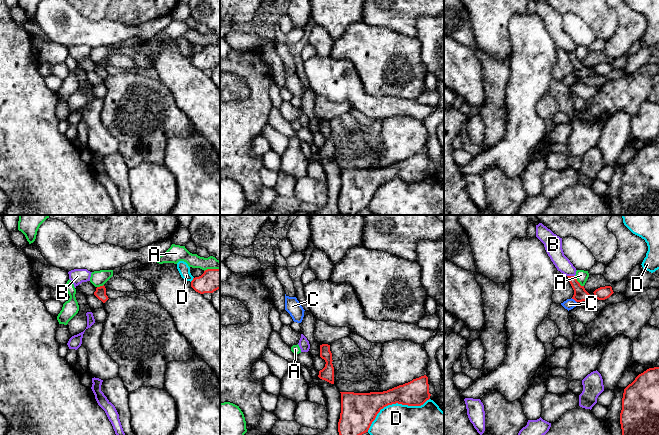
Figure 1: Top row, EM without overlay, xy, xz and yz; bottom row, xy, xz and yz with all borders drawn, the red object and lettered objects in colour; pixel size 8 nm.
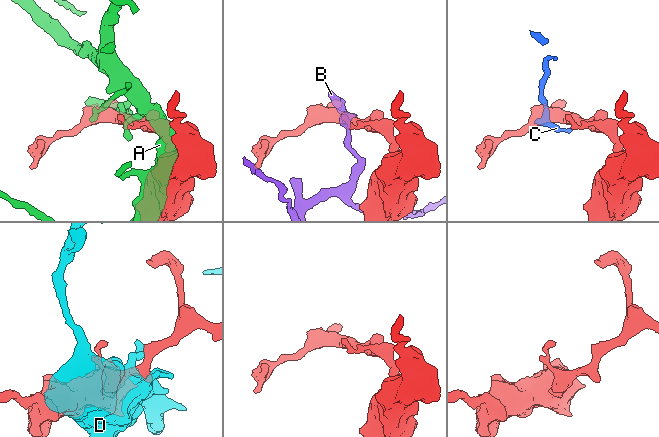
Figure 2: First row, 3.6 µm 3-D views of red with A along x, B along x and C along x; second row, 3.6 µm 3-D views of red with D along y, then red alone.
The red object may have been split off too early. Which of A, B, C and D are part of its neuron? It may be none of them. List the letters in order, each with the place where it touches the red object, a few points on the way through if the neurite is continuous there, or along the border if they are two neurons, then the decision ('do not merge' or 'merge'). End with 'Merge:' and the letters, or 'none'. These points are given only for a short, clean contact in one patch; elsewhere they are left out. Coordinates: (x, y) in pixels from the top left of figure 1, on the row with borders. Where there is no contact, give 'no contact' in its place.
A: meets red in yz at (578, 282); do not merge
B: meets red in yz at (571, 276); border along yz (567, 275), (574, 276); do not merge
C: meets red in yz at (574, 299); border along yz (571, 298), (576, 302); do not merge
D: meets red in xz at (394, 403); do not merge
Merge: none

